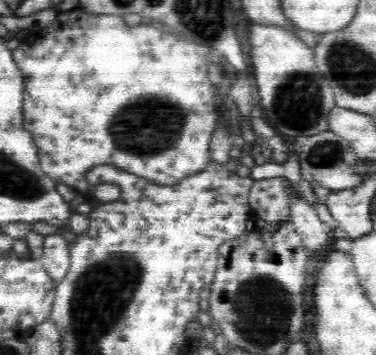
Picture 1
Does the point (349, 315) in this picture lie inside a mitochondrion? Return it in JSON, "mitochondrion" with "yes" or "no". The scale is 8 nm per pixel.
{"mitochondrion":"no"}

